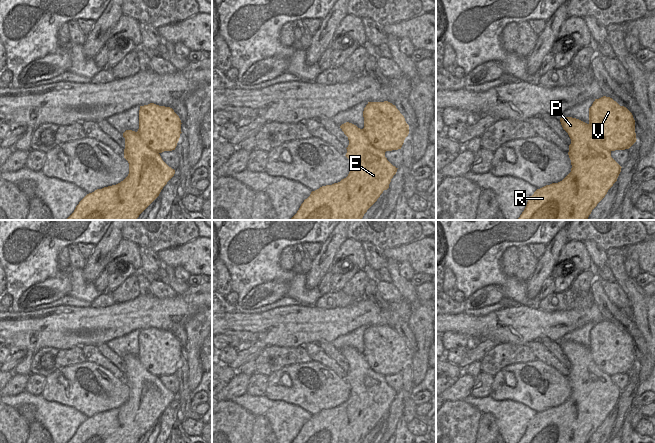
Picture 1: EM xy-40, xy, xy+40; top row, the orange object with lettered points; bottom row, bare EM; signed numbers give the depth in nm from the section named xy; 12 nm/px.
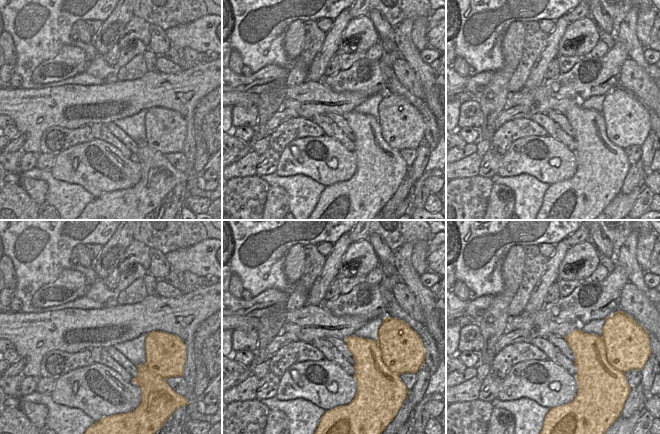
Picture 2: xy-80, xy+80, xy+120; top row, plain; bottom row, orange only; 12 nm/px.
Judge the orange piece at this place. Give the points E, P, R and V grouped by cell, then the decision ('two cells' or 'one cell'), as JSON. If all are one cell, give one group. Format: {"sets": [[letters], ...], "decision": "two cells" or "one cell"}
{"sets": [["E", "P", "R"], ["V"]], "decision": "two cells"}

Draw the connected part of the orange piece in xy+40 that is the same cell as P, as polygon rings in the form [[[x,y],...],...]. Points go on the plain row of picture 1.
[[[572,341],[560,342],[560,346],[571,363],[568,376],[572,389],[571,396],[562,405],[537,413],[530,420],[518,443],[588,443],[592,434],[605,421],[621,396],[622,391],[611,381],[611,376],[601,371],[594,362],[590,348]]]

